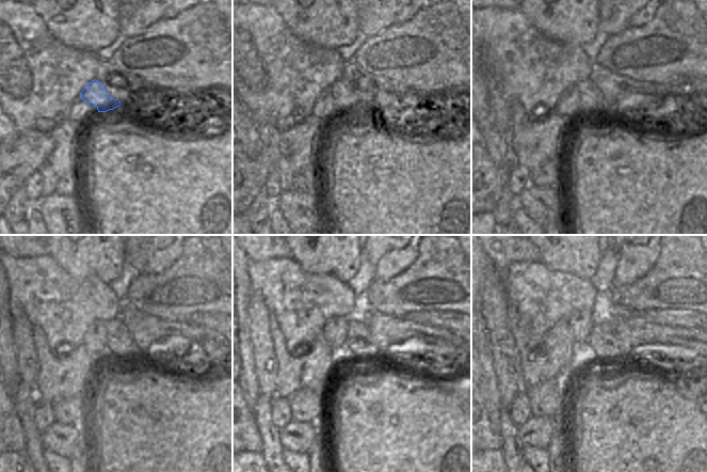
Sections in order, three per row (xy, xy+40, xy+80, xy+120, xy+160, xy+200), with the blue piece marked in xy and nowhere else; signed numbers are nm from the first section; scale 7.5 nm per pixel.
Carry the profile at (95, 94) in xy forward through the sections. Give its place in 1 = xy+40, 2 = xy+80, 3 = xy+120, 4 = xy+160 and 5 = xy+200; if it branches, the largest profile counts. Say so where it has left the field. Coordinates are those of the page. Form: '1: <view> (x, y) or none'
1: xy+40 (344, 98)
2: xy+80 (591, 99)
3: xy+120 (118, 340)
4: xy+160 (358, 340)
5: xy+200 (601, 339)

